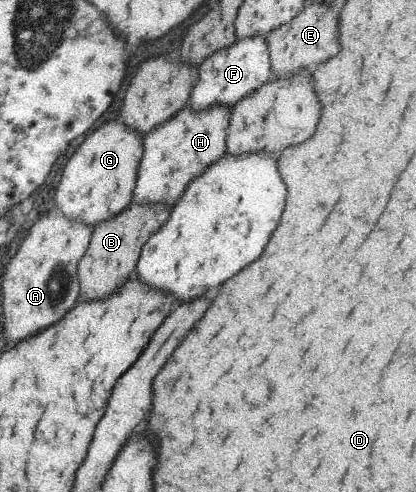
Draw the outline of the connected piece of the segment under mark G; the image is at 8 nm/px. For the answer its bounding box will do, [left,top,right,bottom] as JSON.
[53,121,142,228]

